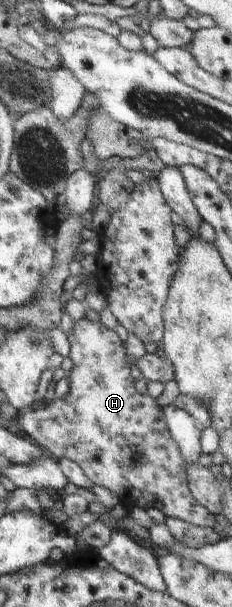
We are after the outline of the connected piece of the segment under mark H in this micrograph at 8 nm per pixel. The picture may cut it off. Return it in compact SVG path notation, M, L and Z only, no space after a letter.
M81 318L72 325L67 341L67 357L72 362L72 368L66 375L68 394L61 399L54 397L40 409L16 413L16 432L26 433L54 461L65 458L78 465L93 486L101 486L114 493L127 511L134 507L158 510L165 517L177 518L200 528L214 529L216 523L213 518L194 501L187 489L186 465L166 432L156 400L135 391L123 343L116 333L103 327L100 322L92 323Z

